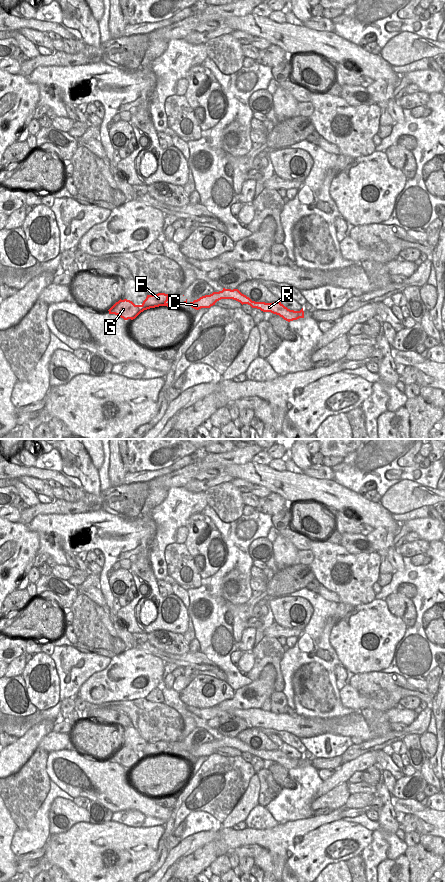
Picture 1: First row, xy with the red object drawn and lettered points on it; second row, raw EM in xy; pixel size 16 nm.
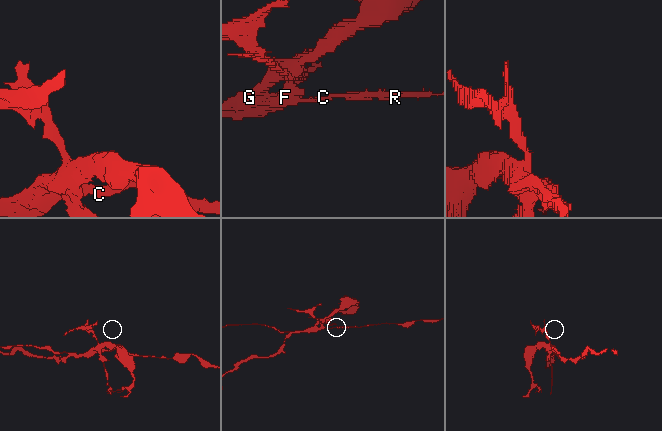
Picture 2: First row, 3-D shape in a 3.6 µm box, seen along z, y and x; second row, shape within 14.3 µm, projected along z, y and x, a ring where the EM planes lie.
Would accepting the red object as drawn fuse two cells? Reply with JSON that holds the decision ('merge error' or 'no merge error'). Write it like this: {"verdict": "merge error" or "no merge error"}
{"verdict": "merge error"}

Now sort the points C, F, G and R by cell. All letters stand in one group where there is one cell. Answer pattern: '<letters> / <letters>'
C R / F G

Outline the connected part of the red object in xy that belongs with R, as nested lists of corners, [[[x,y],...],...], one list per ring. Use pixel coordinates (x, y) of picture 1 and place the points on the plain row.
[[[225,737],[222,739],[213,740],[210,743],[205,743],[200,745],[193,750],[188,751],[192,756],[199,758],[201,756],[210,756],[215,753],[215,751],[221,747],[233,747],[243,752],[248,752],[252,756],[260,757],[263,760],[271,760],[273,762],[279,763],[284,768],[290,770],[297,768],[299,766],[304,766],[303,756],[300,759],[290,758],[285,755],[281,750],[265,751],[265,750],[255,750],[249,745],[242,742],[238,737]]]

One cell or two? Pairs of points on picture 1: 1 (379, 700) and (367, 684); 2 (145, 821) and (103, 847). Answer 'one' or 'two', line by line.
1: one
2: two

